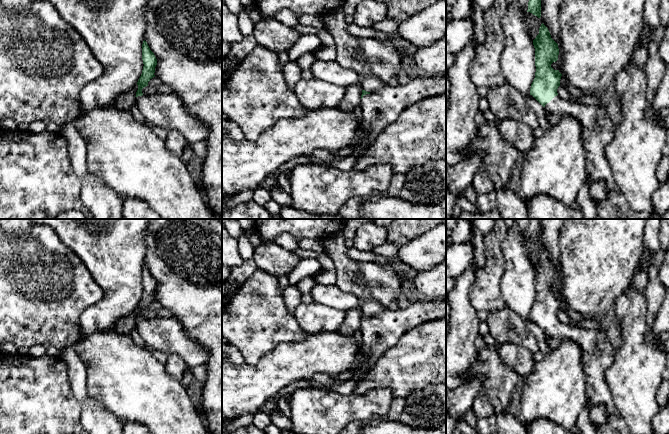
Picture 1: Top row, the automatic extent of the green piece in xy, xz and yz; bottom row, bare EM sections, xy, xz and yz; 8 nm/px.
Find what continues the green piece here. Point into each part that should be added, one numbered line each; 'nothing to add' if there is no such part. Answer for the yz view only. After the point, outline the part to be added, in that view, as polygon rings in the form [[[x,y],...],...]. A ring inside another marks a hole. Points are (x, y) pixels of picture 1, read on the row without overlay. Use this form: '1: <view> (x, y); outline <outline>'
1: yz (598, 354); outline [[[555,320],[549,327],[545,329],[547,339],[571,340],[576,342],[583,352],[583,370],[586,378],[586,395],[590,407],[604,405],[607,417],[618,415],[617,409],[613,403],[611,392],[605,380],[605,373],[611,366],[614,360],[616,350],[606,338],[604,332],[600,329],[585,329],[576,327],[574,323],[563,323],[560,320]]]

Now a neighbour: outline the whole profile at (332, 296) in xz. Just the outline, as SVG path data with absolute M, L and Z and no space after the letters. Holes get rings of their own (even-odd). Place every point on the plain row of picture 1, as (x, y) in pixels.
M315 284L311 290L311 295L314 302L343 311L360 307L357 296L342 291L336 284L329 286Z

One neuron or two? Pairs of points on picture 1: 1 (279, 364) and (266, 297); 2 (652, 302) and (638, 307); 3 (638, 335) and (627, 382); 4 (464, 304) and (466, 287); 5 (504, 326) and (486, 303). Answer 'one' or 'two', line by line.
1: two
2: two
3: one
4: one
5: two

